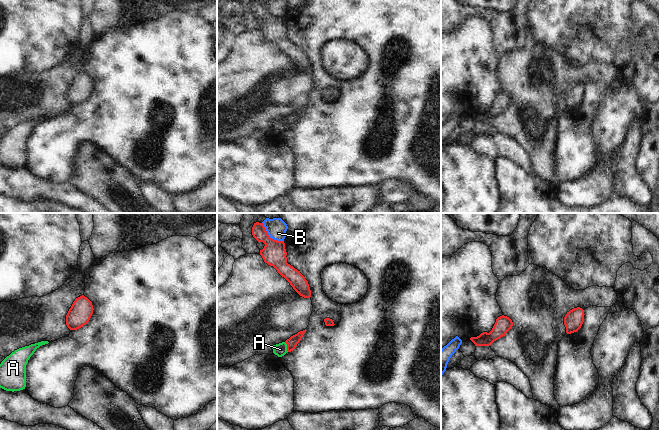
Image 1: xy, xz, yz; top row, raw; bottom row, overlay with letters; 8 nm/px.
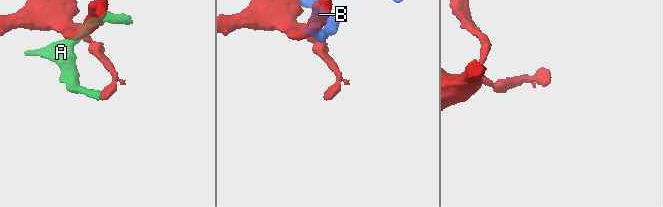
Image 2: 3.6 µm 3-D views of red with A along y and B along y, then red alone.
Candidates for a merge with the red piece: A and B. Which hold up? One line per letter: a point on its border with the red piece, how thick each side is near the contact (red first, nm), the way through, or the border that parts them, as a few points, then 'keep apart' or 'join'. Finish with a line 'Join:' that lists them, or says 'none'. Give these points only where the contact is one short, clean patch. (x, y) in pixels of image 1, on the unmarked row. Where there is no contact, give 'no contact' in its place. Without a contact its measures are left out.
A: xz (287, 123) | 90/100 nm | along xz (284, 118), (288, 127) | keep apart
B: xz (269, 13) | 190/130 nm | keep apart
Join: none

